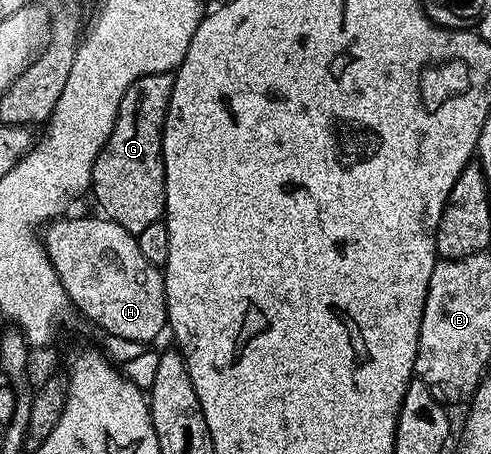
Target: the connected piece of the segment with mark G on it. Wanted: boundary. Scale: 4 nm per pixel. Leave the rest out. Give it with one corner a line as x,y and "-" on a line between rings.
156,72
140,76
135,83
127,86
123,102
119,102
119,114
109,135
109,141
99,150
93,167
91,193
102,208
106,220
114,220
132,234
142,232
145,227
158,223
165,215
165,163
163,162
163,134
165,119
171,102
173,76
168,72

